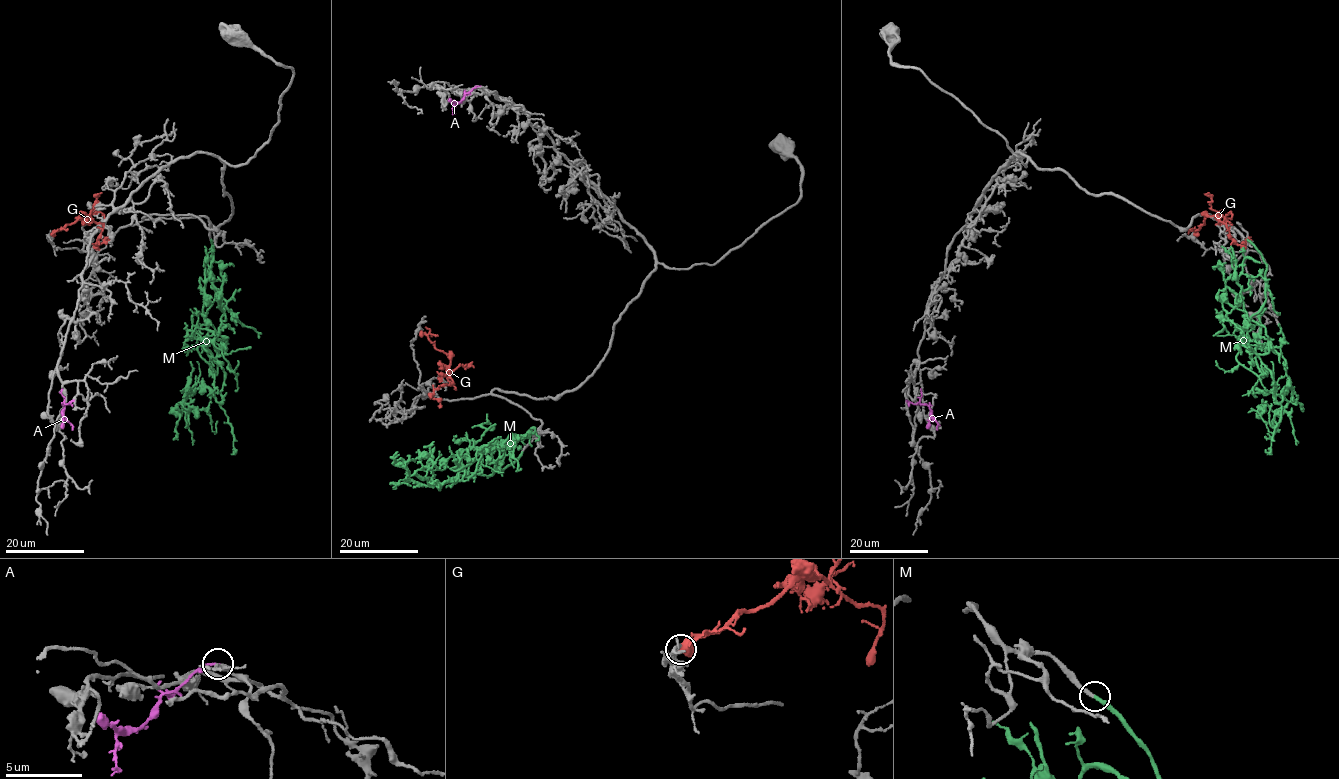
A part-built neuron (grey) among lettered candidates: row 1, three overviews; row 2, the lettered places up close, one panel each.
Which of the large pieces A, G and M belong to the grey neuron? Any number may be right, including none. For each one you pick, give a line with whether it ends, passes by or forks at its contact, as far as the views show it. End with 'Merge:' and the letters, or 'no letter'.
M: it ends
Merge: M

